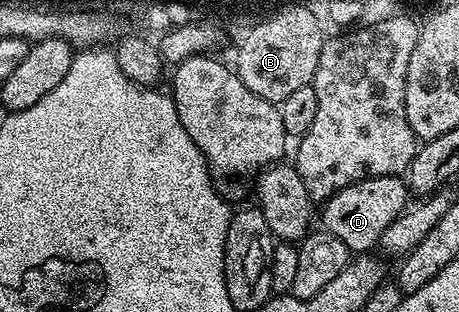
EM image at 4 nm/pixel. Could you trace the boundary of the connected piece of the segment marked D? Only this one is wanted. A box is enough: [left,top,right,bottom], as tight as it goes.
[323,174,410,256]

